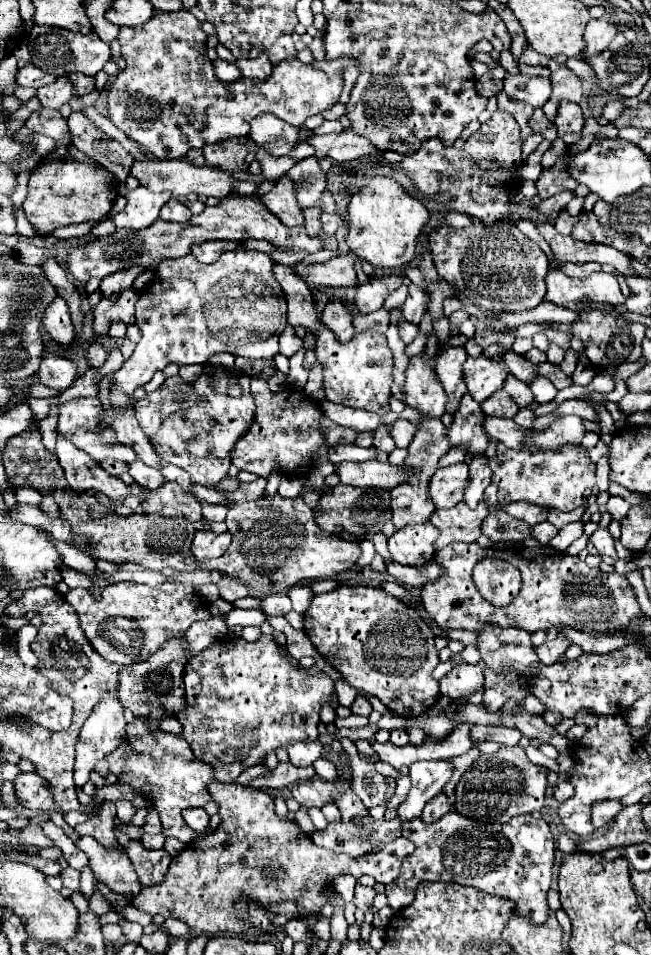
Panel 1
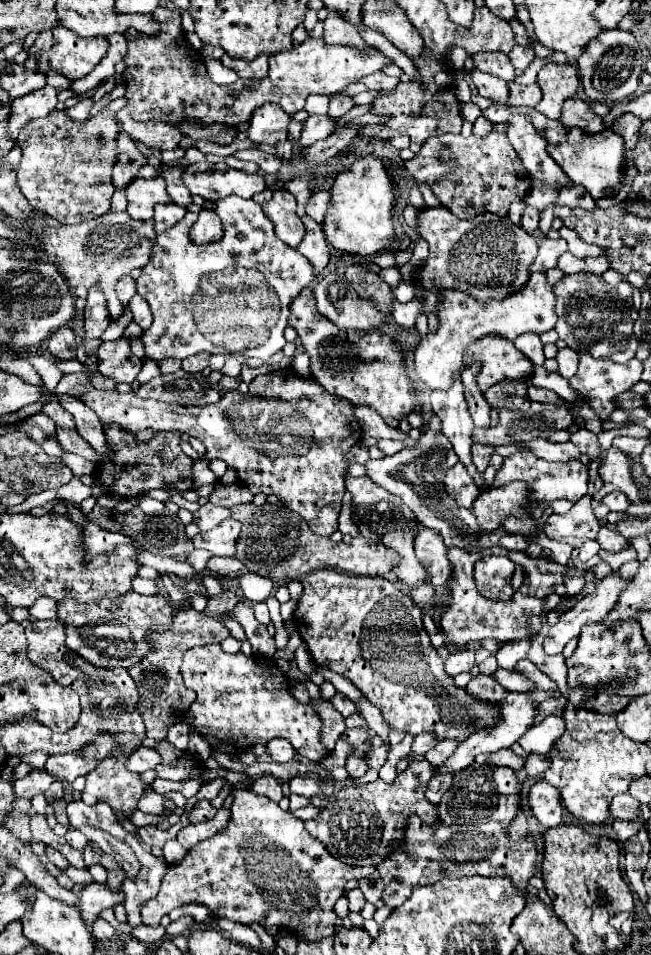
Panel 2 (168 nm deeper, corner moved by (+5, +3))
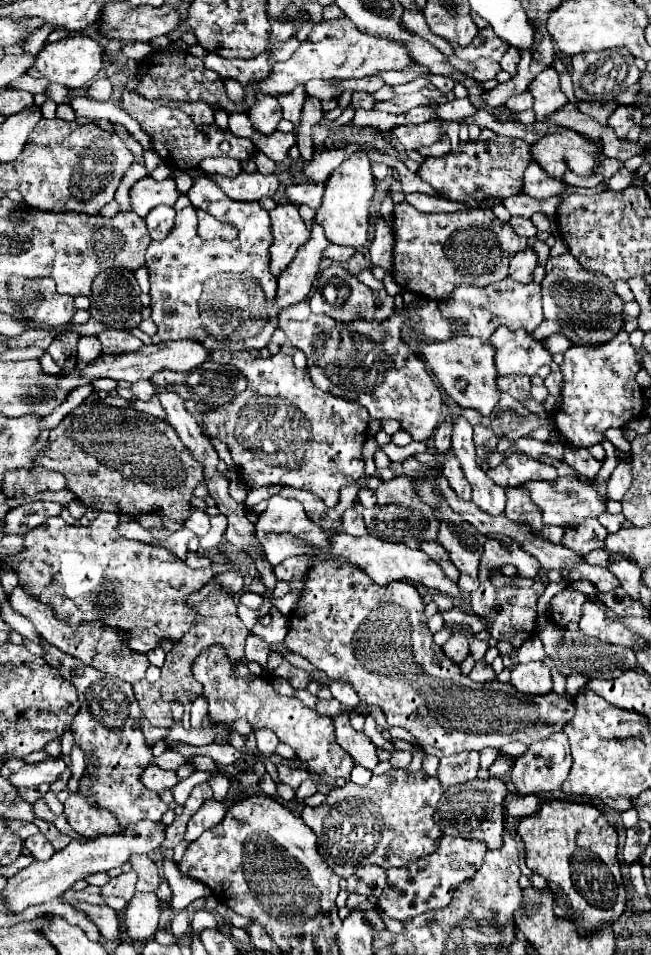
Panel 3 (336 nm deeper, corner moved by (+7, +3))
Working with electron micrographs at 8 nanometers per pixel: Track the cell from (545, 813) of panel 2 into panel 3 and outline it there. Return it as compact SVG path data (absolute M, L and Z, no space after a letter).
M508 793L506 797L506 813L510 817L524 817L524 815L532 815L540 809L542 805L542 797L538 795L512 795Z

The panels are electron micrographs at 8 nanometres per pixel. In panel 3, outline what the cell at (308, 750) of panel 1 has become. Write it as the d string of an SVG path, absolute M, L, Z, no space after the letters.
M254 729L254 737L256 737L256 741L258 741L260 753L264 753L264 755L272 755L274 749L278 747L278 743L280 743L280 741L276 739L274 731L268 731L268 729Z

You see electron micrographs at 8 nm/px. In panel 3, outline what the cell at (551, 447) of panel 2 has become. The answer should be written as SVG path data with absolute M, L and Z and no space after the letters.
M566 447L564 449L564 461L572 465L580 475L594 479L598 471L602 469L602 461L596 461L586 449L576 449L576 447Z

